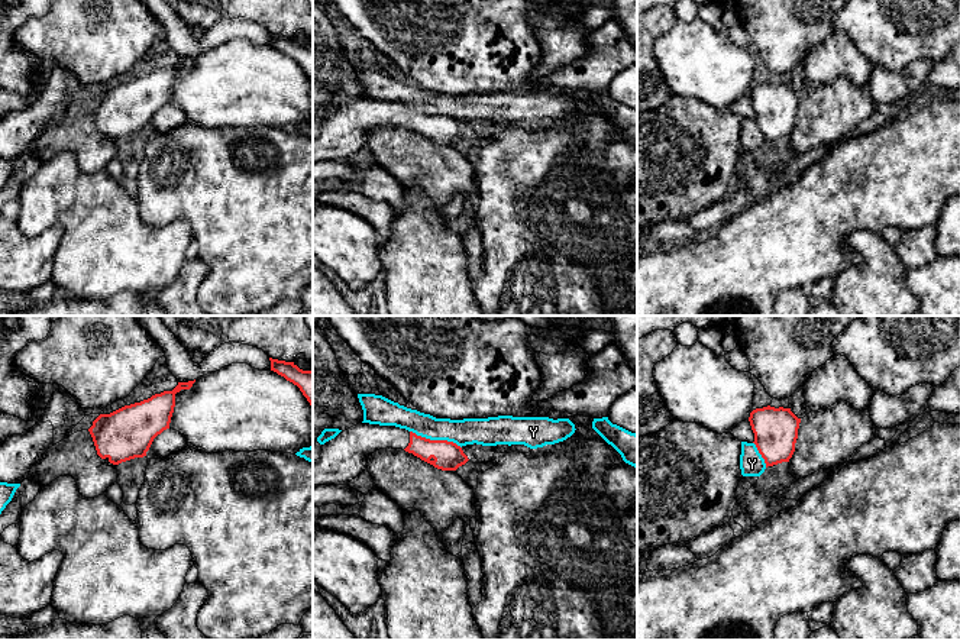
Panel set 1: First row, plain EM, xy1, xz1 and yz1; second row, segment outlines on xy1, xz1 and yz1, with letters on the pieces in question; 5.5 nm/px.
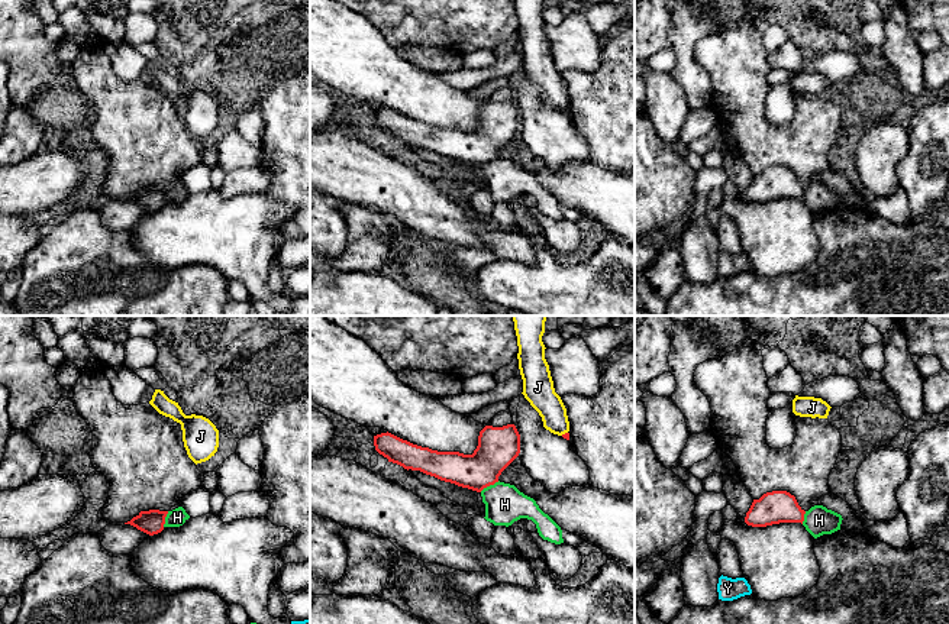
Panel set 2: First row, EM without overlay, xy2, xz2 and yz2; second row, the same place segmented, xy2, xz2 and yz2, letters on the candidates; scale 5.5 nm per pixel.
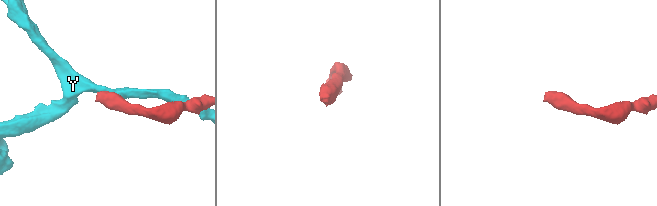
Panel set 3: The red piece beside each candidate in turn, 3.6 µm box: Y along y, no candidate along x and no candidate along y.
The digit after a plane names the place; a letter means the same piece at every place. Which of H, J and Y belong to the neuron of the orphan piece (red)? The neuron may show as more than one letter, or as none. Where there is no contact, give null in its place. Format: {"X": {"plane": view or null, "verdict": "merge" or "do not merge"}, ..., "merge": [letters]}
{"H": {"plane": "xz2", "verdict": "do not merge"}, "J": {"plane": "xz2", "verdict": "do not merge"}, "Y": {"plane": "xz1", "verdict": "do not merge"}, "merge": []}

